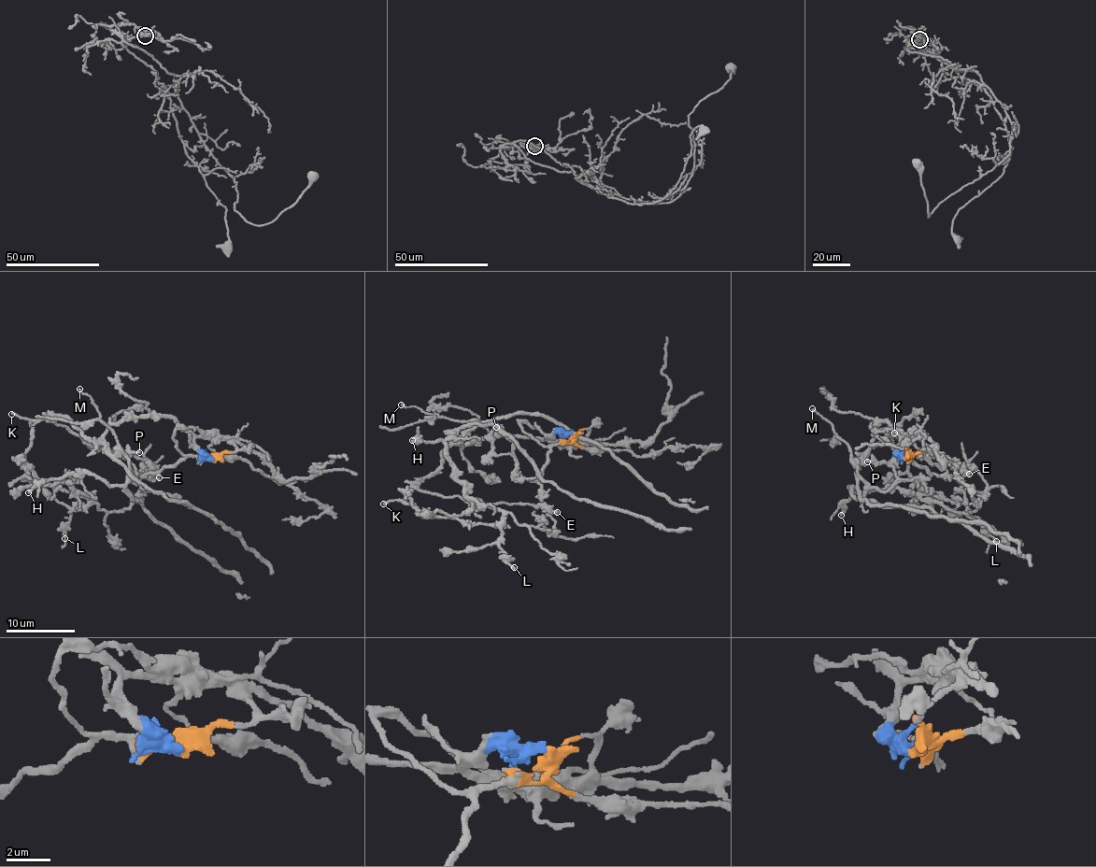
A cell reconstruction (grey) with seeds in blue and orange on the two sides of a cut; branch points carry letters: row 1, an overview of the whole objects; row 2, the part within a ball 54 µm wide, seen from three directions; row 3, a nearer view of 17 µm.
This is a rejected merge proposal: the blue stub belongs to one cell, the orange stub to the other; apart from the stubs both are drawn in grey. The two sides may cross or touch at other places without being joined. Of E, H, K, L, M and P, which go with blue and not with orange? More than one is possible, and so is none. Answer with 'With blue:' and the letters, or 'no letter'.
With blue: E, K

